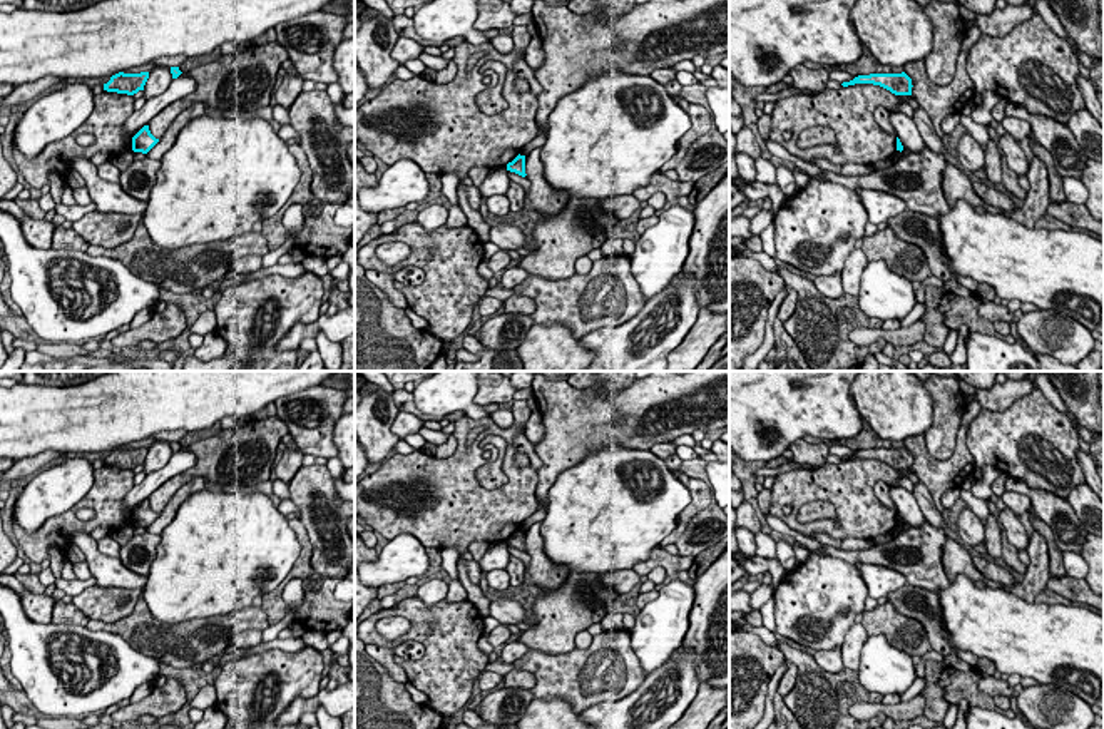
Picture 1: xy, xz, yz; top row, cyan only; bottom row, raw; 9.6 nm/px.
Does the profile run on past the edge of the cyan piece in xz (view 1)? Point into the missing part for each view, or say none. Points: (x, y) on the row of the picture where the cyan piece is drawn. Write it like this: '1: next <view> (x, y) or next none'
1: next none

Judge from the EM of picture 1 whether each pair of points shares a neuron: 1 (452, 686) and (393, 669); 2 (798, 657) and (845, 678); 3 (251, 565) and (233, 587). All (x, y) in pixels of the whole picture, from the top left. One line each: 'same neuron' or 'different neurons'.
1: different neurons
2: same neuron
3: same neuron

